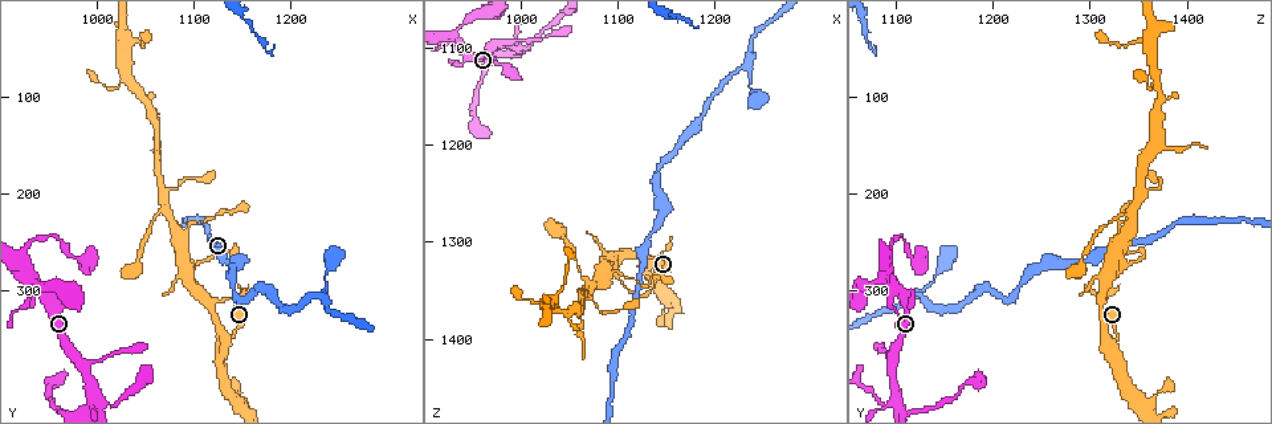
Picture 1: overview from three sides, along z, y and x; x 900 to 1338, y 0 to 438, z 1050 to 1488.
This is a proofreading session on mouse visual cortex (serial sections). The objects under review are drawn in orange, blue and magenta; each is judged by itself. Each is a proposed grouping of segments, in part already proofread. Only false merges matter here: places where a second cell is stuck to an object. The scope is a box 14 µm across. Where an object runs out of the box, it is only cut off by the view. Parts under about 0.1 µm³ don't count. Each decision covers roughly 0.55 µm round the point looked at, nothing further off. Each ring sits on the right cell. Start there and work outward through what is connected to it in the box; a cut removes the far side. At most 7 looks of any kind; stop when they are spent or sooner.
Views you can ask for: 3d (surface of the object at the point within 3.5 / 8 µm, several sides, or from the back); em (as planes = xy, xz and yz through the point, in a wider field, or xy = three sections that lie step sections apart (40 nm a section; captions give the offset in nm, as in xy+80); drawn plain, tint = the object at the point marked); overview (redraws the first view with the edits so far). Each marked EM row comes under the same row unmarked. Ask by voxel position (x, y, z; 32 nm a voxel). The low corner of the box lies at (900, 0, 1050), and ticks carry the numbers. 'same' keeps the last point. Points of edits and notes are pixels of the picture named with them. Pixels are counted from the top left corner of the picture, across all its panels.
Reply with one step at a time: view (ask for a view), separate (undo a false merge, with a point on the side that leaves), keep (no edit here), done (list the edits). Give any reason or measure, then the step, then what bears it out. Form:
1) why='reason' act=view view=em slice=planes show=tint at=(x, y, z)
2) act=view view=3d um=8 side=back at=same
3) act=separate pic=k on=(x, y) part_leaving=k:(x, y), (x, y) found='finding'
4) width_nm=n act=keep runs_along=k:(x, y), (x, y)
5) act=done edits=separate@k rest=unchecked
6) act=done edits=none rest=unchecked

why='abrupt turn' act=view view=3d um=3.5 at=(1075, 220, 1345)

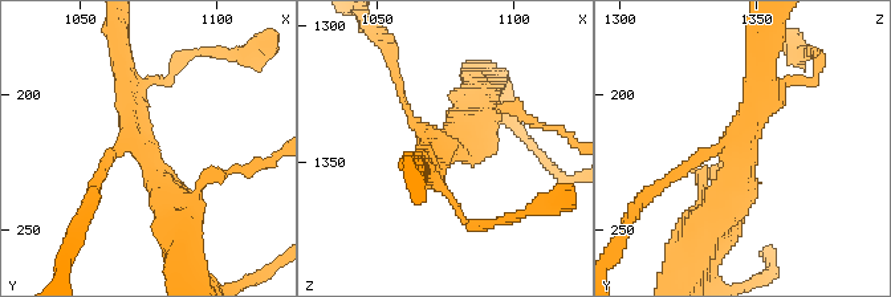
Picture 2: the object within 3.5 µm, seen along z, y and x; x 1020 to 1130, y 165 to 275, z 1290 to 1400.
arms=3 arm_widths_nm=100,250,500 act=view view=em slice=planes show=tint at=(1076, 223, 1345)

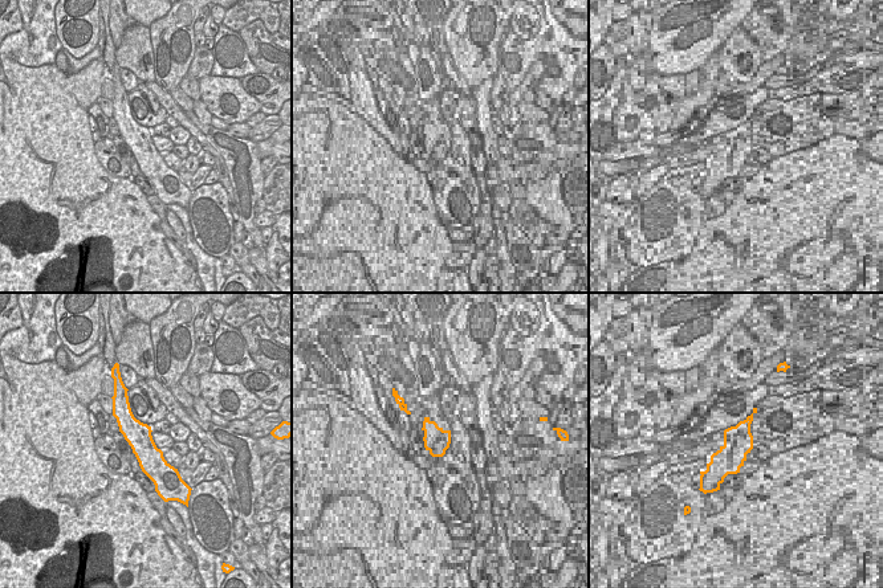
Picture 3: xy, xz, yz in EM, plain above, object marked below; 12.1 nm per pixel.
act=keep runs_along=3:(125, 404), (157, 481) found='all the same cell'

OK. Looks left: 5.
why='three arms meet' act=view view=3d um=3.5 at=(1230, 305, 1115)

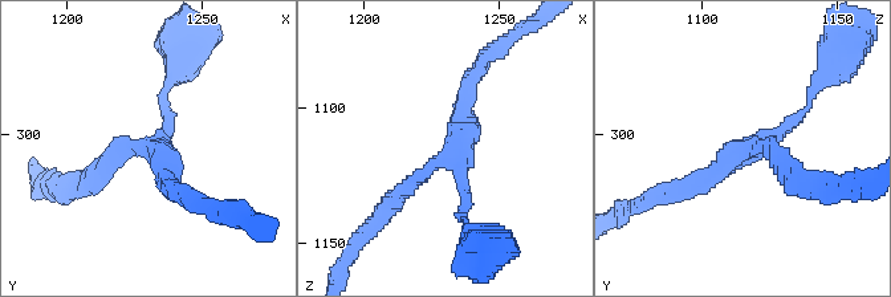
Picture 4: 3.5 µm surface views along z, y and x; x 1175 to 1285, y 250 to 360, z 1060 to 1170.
arms=3 arm_widths_nm=150,250,250 why='need the tissue' act=view view=em slice=xy step=5 show=tint at=(1228, 306, 1119)

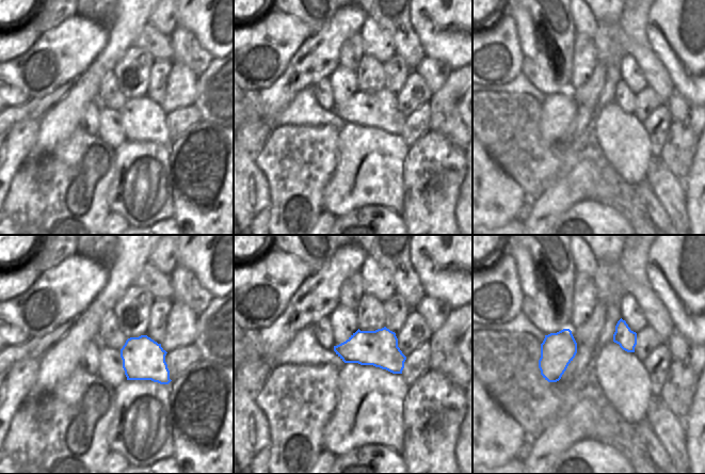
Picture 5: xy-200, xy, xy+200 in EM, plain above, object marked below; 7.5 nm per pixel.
act=keep runs_along=4:(85, 182), (166, 141), (166, 100) found='all the same cell'

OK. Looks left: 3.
why='four or more arms meet' act=view view=3d um=3.5 at=(995, 415, 1100)

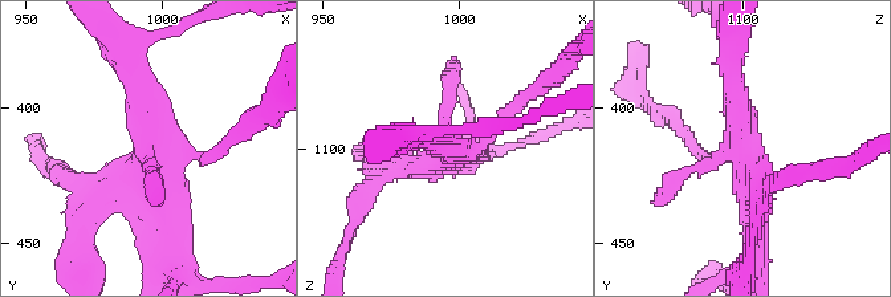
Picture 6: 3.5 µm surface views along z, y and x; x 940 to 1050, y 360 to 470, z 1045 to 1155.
why='shape alone is not enough' act=view view=em slice=planes show=tint at=(994, 415, 1100)

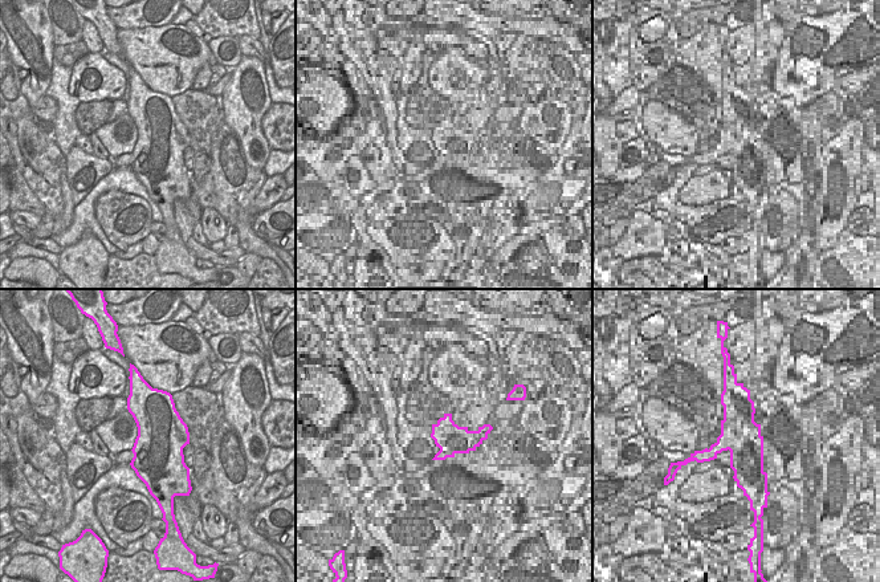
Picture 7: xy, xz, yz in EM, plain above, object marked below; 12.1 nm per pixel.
act=keep runs_along=6:(731, 61), (740, 147), (768, 184) found='continuous, no second cell'

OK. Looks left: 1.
act=done edits=none rest=unchecked

